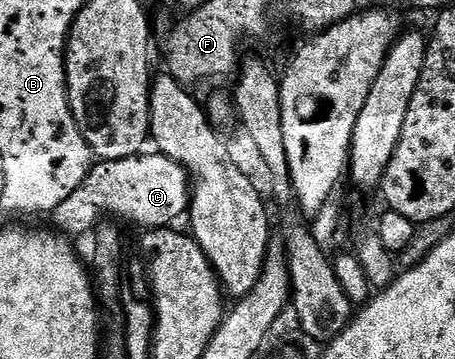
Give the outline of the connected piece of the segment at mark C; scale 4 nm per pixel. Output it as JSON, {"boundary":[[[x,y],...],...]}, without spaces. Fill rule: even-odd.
{"boundary":[[[140,153],[121,161],[99,161],[92,166],[85,181],[57,209],[50,212],[54,230],[64,236],[83,235],[94,231],[101,217],[124,219],[136,223],[139,229],[170,227],[188,214],[191,188],[187,170],[177,161],[158,153]]]}

